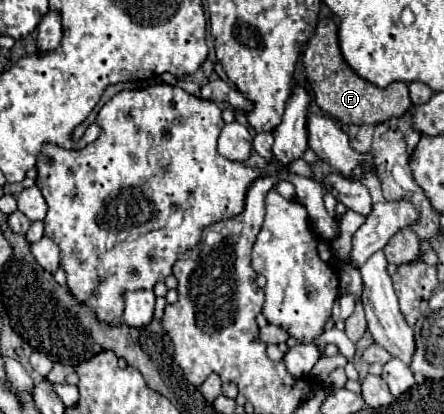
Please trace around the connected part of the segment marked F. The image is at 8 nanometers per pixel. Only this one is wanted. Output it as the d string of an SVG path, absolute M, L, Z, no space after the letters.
M331 18L319 20L313 36L307 42L307 50L303 52L303 70L305 80L313 90L315 102L323 112L337 118L341 124L381 124L389 118L403 116L409 106L409 90L405 82L393 82L387 88L377 88L367 80L359 78L349 64L343 60L339 42L337 42L337 24Z

